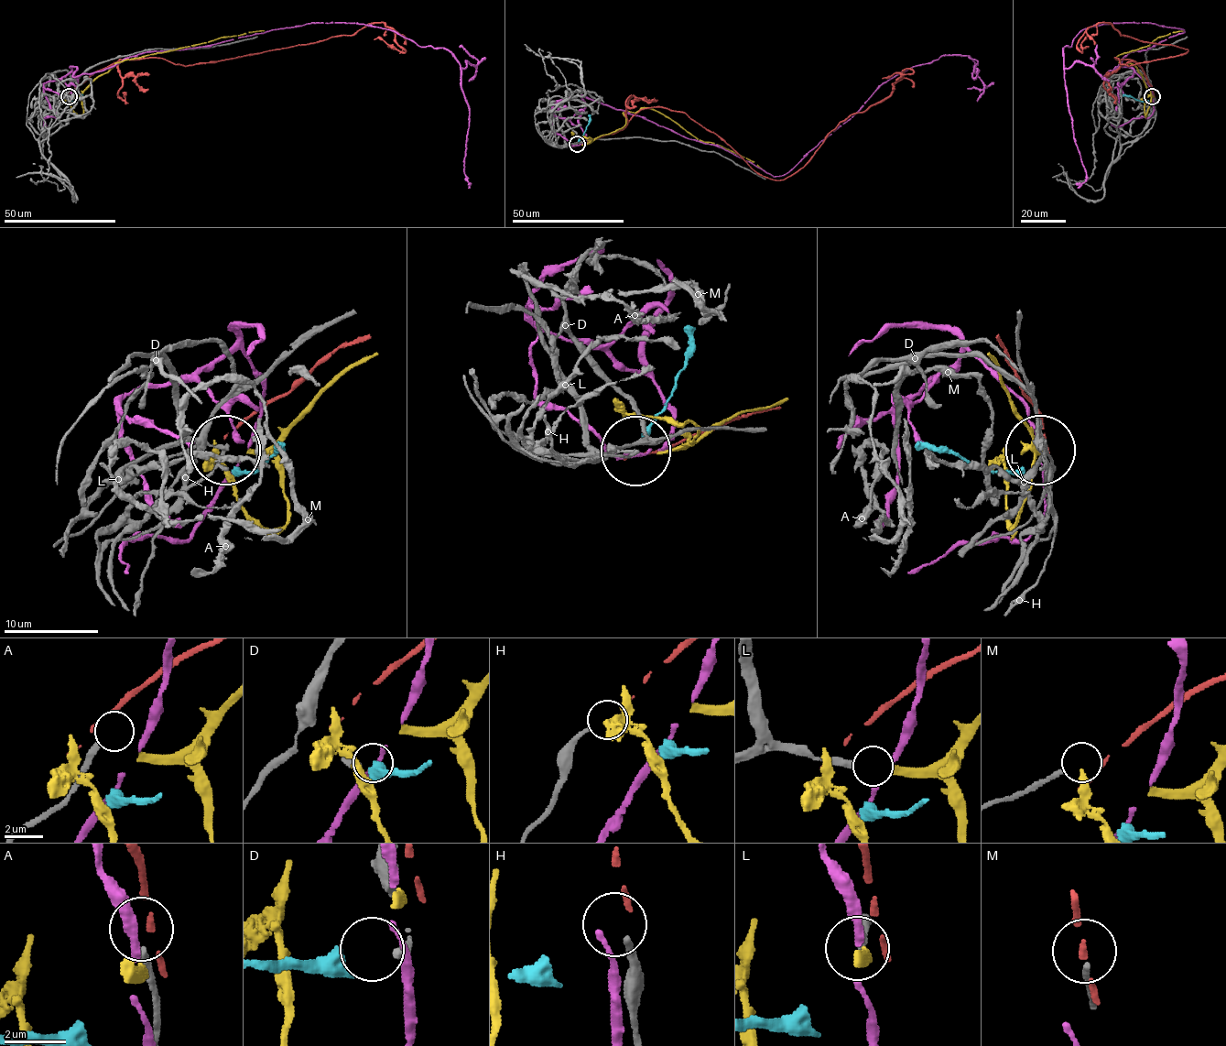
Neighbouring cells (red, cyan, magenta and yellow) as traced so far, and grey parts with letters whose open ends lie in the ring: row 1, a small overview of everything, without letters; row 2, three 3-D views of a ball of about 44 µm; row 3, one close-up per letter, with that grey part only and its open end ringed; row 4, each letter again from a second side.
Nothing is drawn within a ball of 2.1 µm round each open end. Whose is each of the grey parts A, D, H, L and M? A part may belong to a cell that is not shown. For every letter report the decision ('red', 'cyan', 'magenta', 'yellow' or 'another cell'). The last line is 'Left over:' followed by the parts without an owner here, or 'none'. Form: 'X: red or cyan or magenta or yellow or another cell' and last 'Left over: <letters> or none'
A: another cell
D: cyan
H: red
L: yellow
M: another cell
Left over: A, M

